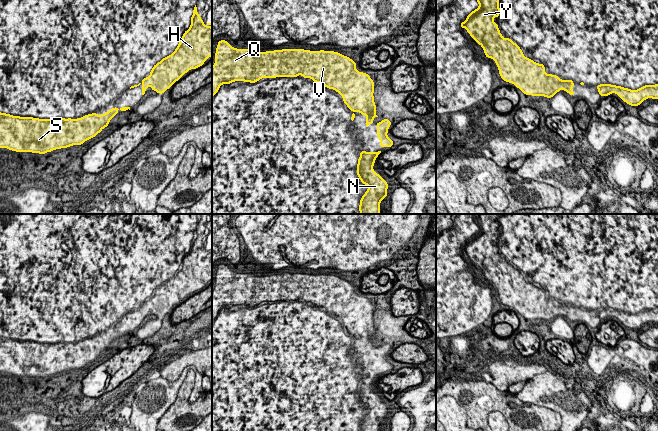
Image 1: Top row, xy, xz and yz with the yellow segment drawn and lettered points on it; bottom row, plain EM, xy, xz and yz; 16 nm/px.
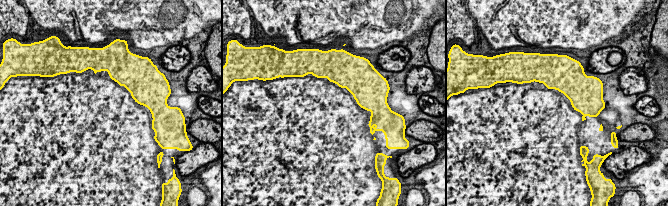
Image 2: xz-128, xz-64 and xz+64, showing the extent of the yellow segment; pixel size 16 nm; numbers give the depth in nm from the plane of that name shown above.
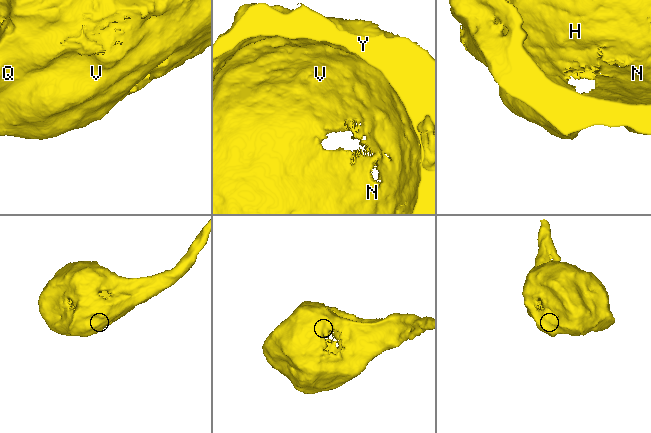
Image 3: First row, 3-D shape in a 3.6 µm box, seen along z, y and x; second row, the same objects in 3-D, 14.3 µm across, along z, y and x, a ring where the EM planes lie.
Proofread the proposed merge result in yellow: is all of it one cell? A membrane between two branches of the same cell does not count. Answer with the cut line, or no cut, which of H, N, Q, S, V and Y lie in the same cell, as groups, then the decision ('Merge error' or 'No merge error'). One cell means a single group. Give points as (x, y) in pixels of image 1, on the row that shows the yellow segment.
No split. Groups: H N Q S V Y. No merge error

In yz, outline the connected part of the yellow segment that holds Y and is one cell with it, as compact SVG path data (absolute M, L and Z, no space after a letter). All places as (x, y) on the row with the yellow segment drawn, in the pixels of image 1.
M477 0L479 7L472 11L465 22L460 23L460 27L465 28L470 36L482 46L486 57L492 58L497 64L501 78L514 84L525 95L553 97L561 89L569 95L574 95L572 87L575 86L572 79L560 79L556 75L546 74L544 64L538 64L533 60L526 58L520 47L509 38L503 38L498 24L493 22L495 17L499 17L499 0Z

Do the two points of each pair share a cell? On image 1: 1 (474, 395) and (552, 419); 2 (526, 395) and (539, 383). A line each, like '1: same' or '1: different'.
1: same
2: same

